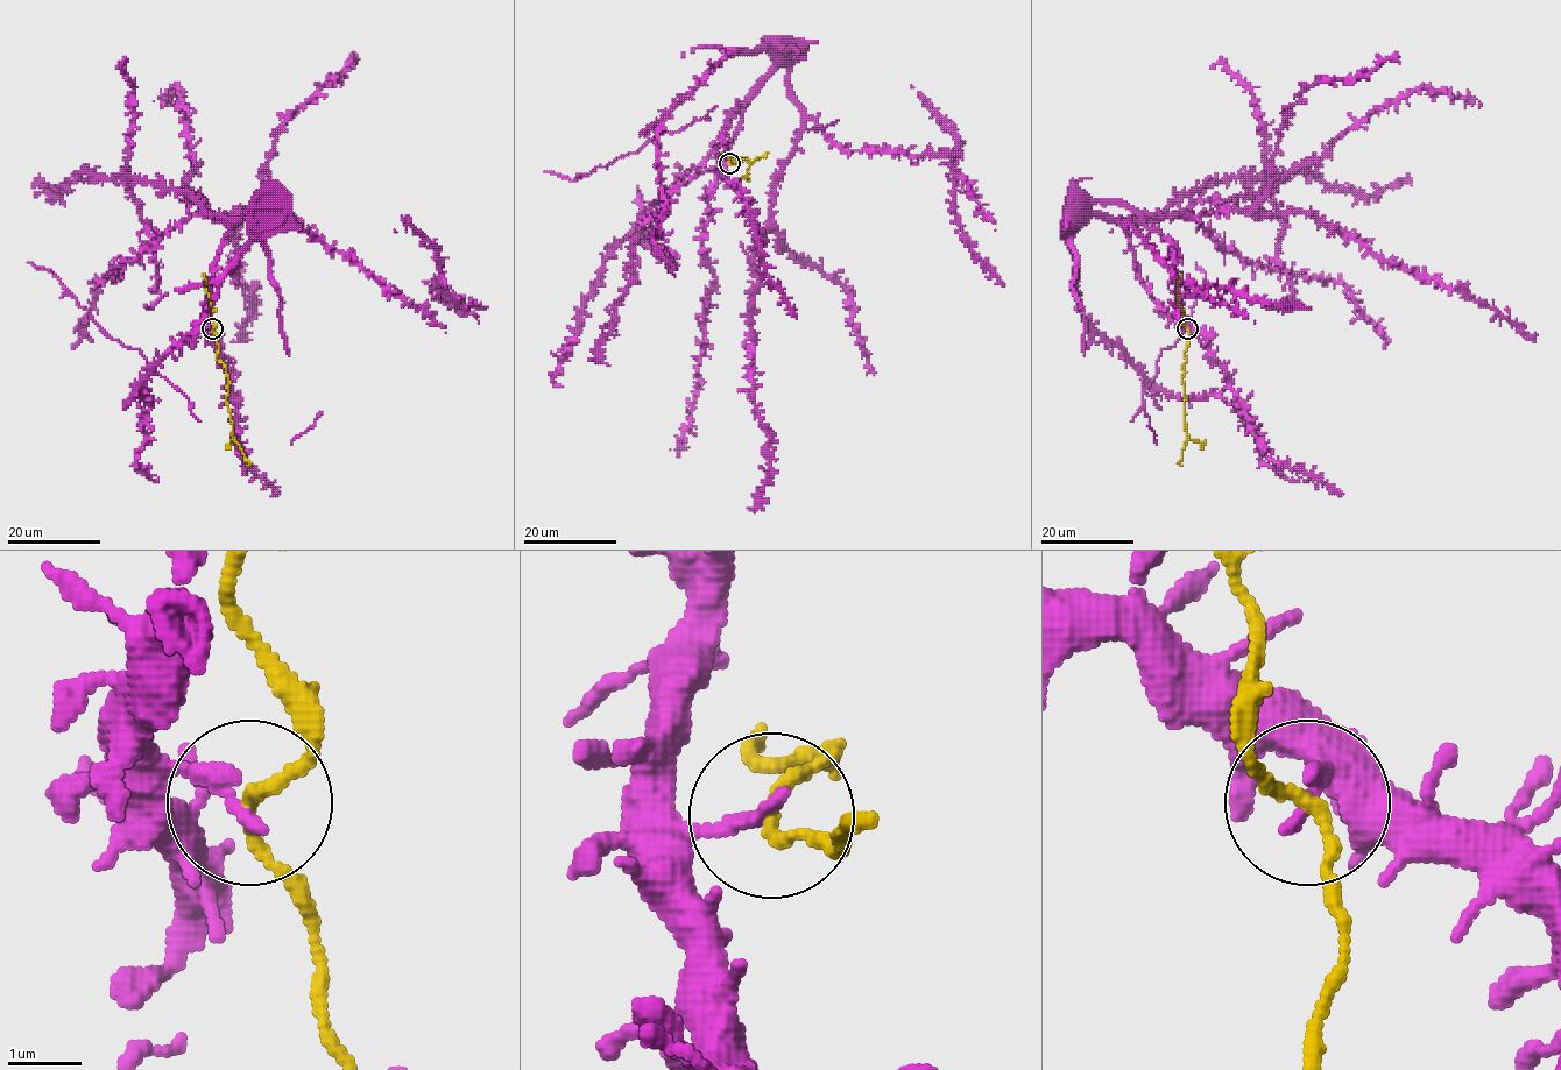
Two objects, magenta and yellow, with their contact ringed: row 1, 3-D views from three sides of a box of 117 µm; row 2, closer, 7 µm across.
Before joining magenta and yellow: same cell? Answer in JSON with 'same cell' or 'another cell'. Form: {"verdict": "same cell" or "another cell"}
{"verdict": "same cell"}

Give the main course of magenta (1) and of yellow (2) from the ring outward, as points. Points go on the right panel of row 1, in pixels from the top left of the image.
1: (1187, 328), (1137, 274), (1121, 224), (1092, 202), (1193, 215), (1314, 213), (1382, 259), (1495, 307), (1533, 341)
2: (1187, 328), (1187, 361), (1182, 366), (1187, 437), (1181, 466)

